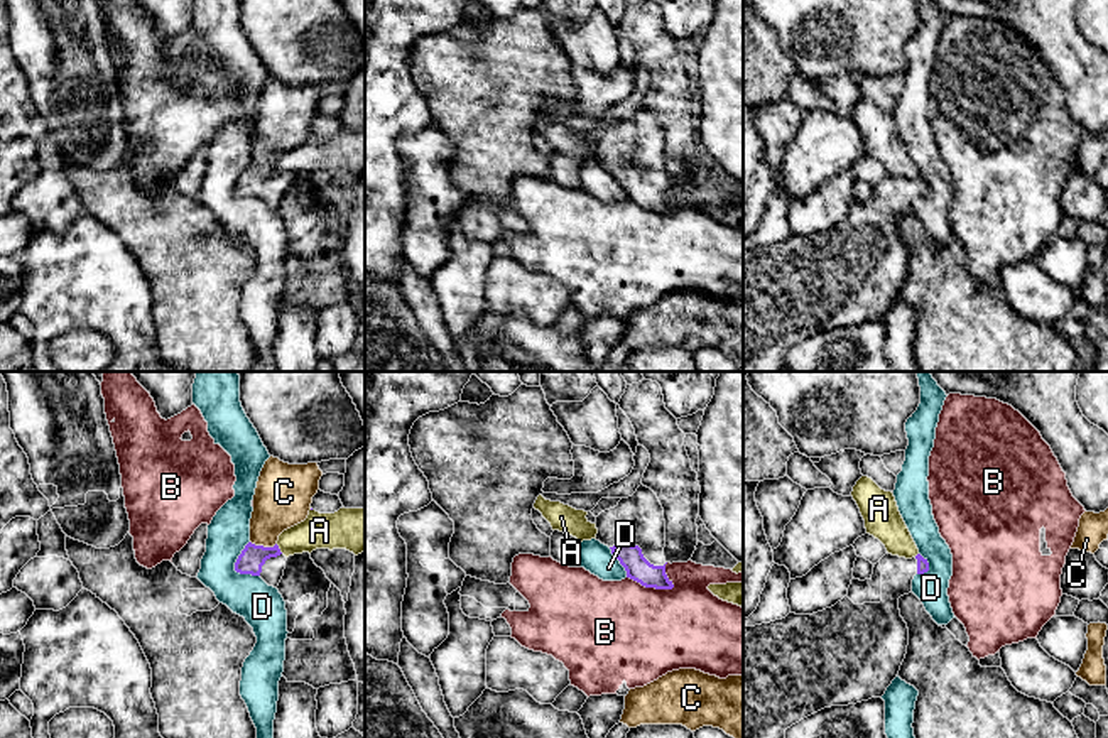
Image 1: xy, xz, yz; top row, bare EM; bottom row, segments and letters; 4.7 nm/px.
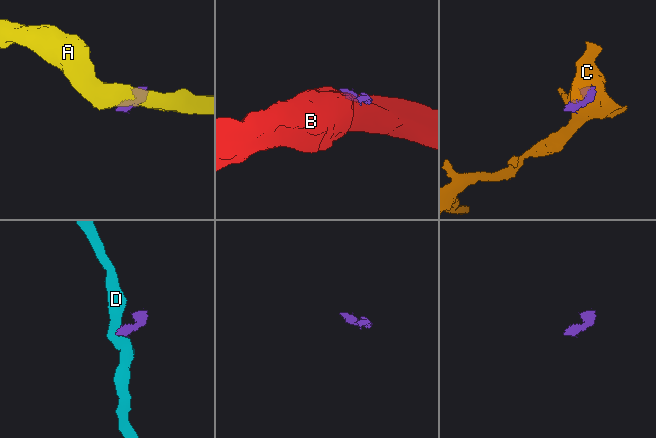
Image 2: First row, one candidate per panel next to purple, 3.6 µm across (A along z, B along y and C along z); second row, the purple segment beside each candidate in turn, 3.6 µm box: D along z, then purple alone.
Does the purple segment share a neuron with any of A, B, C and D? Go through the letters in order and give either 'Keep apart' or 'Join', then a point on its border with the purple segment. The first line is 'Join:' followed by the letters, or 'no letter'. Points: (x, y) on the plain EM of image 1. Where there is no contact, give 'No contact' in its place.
Join: C
A: Keep apart. Touches purple at xy (279, 171)
B: Keep apart. Touches purple at xz (651, 208)
C: Join. Touches purple at xy (262, 168)
D: Keep apart. Touches purple at xy (235, 189)

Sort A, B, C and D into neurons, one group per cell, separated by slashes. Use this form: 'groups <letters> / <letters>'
groups A / B / C / D

